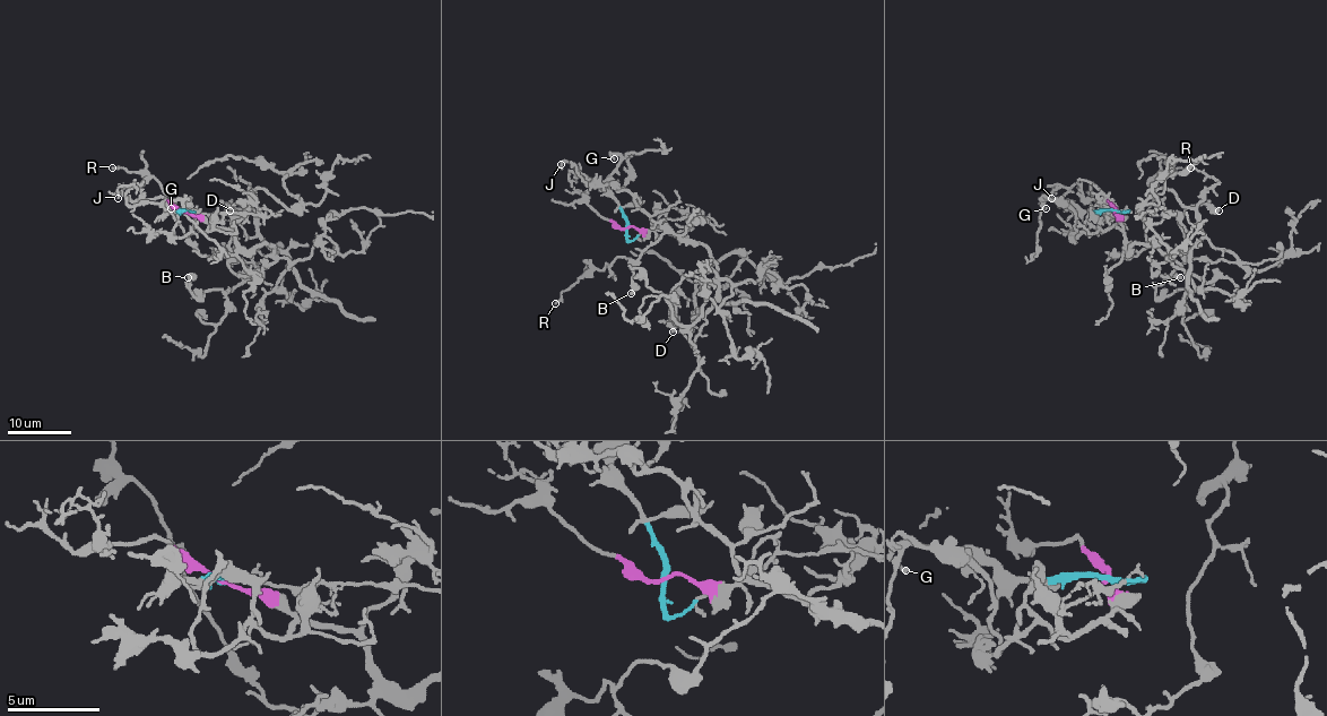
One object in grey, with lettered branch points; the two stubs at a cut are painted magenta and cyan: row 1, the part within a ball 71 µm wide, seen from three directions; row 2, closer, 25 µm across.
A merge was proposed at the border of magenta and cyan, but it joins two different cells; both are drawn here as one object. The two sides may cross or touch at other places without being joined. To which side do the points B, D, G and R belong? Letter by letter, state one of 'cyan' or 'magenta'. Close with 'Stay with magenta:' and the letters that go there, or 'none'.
B: magenta
D: magenta
G: cyan
R: magenta
Stay with magenta: B, D, R

